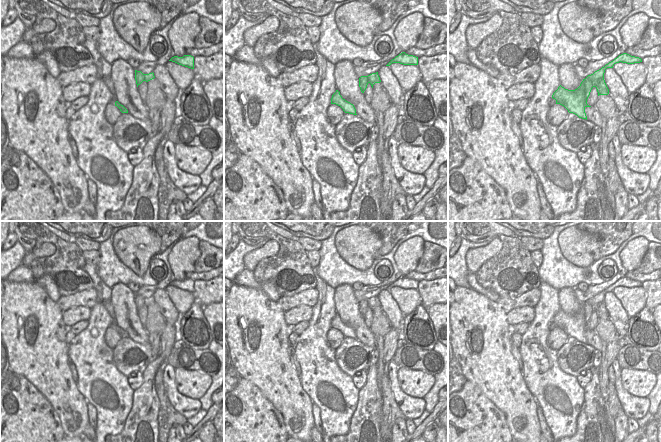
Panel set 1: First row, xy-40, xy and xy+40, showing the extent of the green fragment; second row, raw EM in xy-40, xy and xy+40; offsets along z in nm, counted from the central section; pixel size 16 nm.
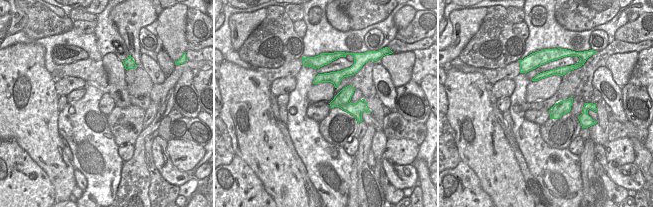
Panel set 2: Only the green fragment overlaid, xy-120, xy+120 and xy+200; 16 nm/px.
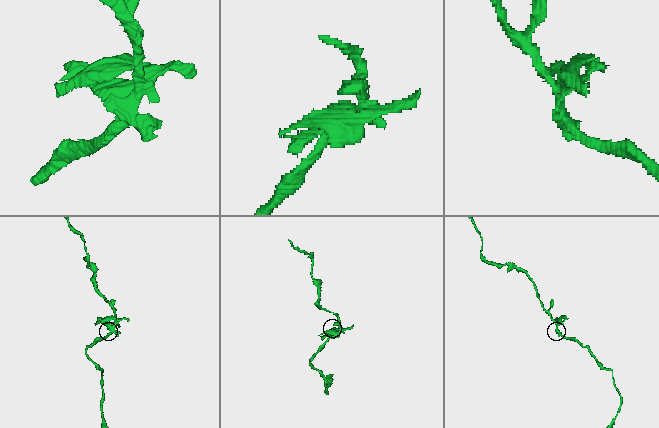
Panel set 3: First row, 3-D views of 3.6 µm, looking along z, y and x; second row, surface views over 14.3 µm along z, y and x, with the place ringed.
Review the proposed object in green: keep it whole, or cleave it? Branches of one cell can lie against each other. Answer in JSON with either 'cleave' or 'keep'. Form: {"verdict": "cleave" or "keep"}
{"verdict": "cleave"}

